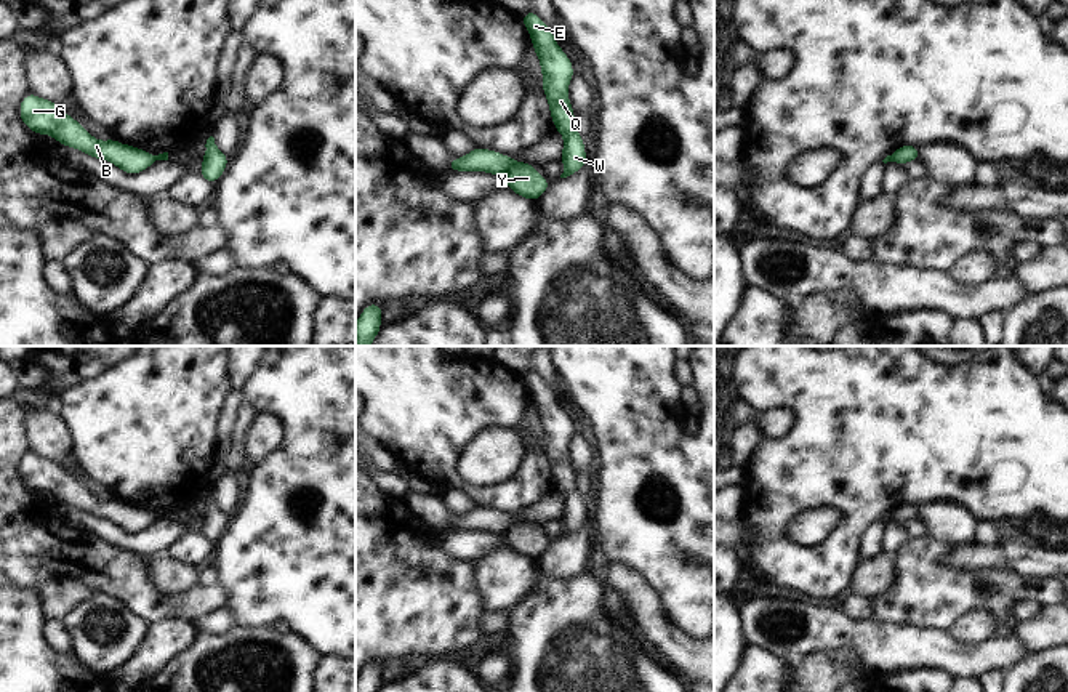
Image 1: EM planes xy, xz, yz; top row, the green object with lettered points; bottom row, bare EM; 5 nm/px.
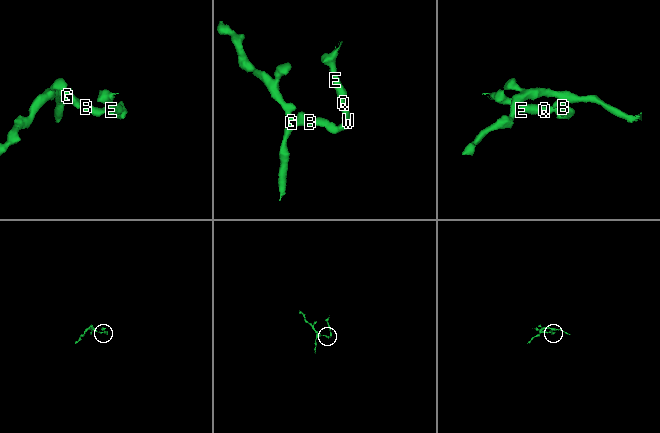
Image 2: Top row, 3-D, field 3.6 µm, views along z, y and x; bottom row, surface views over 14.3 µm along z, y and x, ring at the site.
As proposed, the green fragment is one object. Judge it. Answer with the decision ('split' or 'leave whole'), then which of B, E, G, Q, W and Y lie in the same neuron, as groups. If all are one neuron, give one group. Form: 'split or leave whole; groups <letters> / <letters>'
split; groups B G / E Q W Y

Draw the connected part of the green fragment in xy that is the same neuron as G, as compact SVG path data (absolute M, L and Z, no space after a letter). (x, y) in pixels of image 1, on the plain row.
M27 452L19 461L19 476L32 492L51 493L64 506L75 506L90 516L107 519L126 533L143 532L157 521L154 513L141 506L122 503L114 497L107 500L96 498L61 465L34 452Z

